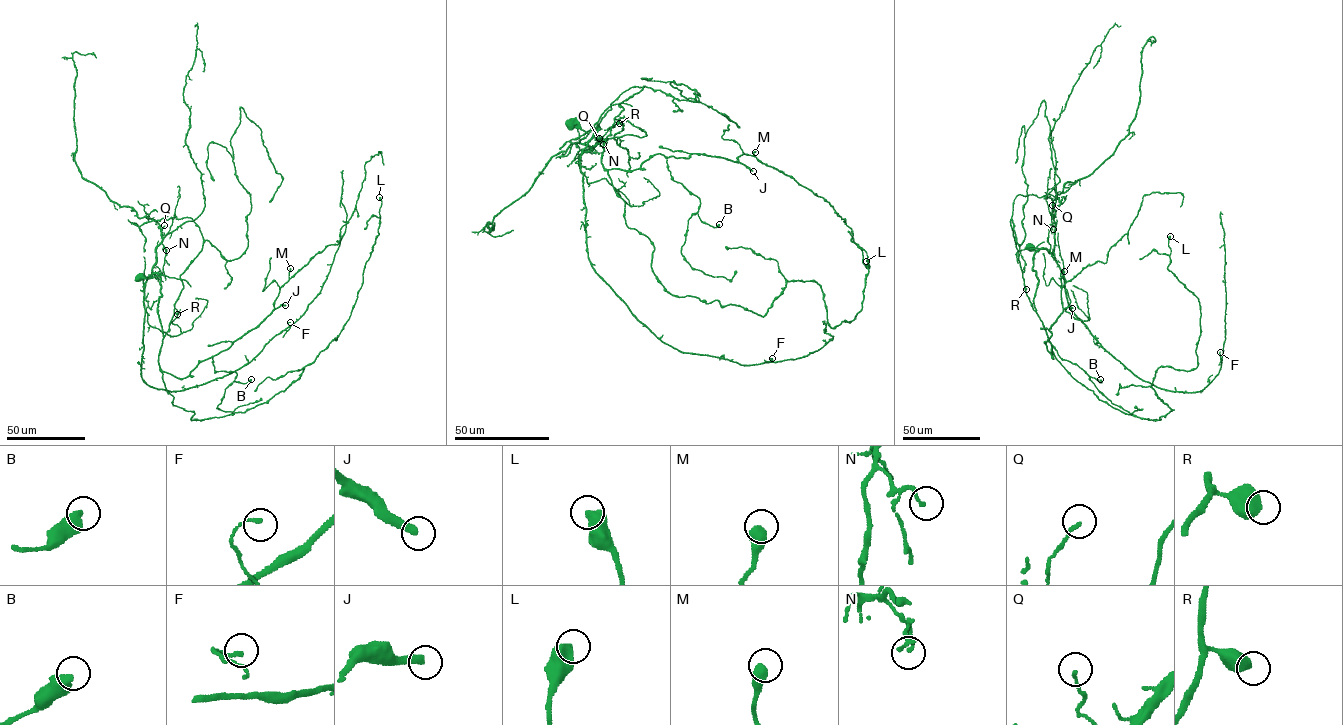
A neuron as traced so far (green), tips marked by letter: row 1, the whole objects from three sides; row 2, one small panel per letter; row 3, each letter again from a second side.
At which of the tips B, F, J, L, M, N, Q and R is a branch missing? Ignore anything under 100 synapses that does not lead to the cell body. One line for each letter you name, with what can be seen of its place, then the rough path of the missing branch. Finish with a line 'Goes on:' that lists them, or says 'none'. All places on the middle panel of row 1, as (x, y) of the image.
J: place (753, 171); course (753, 171), (789, 204), (802, 211), (818, 209), (840, 226), (857, 263), (847, 282), (837, 271)
Goes on: J

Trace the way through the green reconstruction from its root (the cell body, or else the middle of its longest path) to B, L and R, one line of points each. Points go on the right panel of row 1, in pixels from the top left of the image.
B: (1029, 247), (1039, 249), (1033, 303), (1052, 358), (1047, 349), (1046, 341), (1100, 379)
L: (1029, 247), (1055, 358), (1156, 421), (1174, 410), (1155, 371), (1196, 367), (1200, 334), (1170, 236)
R: (1029, 247), (1039, 249), (1033, 258), (1038, 280), (1035, 310), (1026, 289)

